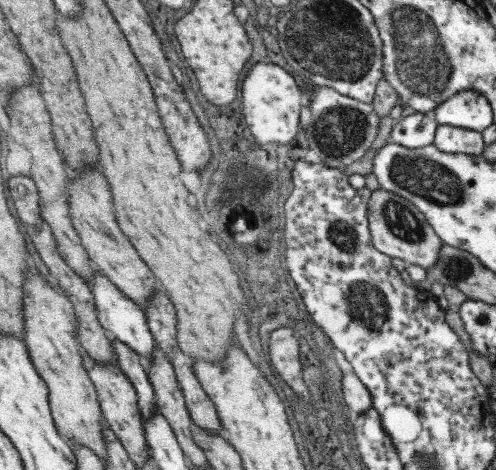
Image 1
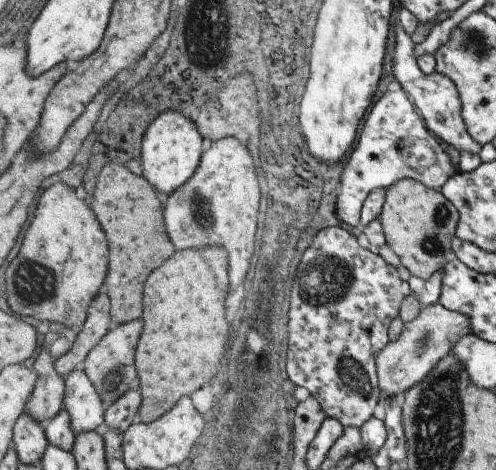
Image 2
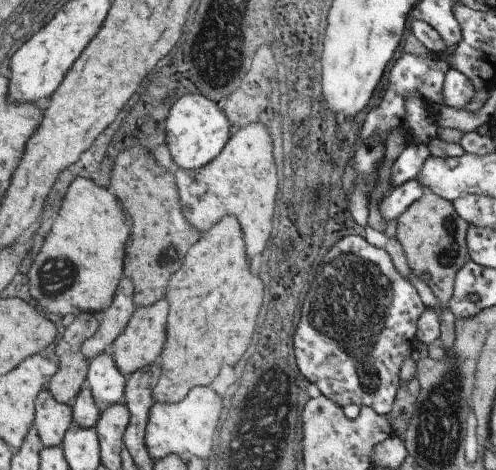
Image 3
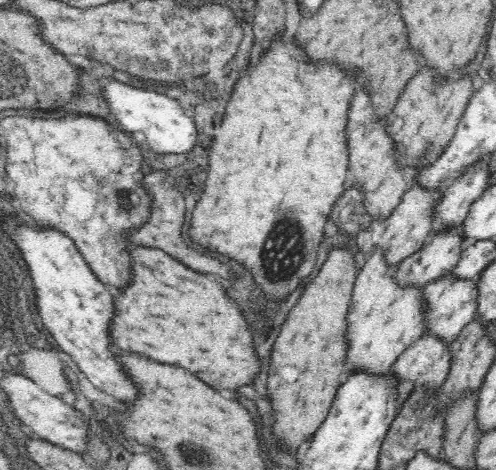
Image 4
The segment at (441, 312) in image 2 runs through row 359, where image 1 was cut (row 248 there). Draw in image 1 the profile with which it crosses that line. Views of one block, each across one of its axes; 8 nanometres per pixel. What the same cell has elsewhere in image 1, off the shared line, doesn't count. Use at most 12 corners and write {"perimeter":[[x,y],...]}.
{"perimeter":[[369,198],[371,246],[409,266],[441,262],[441,238],[413,202]]}

